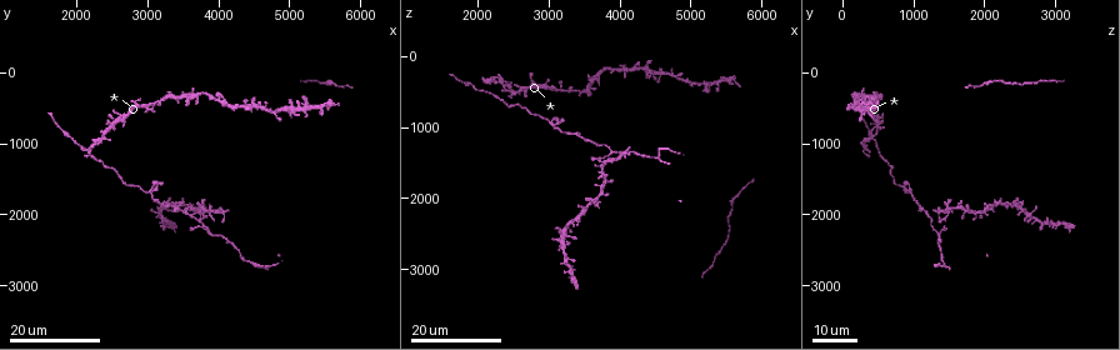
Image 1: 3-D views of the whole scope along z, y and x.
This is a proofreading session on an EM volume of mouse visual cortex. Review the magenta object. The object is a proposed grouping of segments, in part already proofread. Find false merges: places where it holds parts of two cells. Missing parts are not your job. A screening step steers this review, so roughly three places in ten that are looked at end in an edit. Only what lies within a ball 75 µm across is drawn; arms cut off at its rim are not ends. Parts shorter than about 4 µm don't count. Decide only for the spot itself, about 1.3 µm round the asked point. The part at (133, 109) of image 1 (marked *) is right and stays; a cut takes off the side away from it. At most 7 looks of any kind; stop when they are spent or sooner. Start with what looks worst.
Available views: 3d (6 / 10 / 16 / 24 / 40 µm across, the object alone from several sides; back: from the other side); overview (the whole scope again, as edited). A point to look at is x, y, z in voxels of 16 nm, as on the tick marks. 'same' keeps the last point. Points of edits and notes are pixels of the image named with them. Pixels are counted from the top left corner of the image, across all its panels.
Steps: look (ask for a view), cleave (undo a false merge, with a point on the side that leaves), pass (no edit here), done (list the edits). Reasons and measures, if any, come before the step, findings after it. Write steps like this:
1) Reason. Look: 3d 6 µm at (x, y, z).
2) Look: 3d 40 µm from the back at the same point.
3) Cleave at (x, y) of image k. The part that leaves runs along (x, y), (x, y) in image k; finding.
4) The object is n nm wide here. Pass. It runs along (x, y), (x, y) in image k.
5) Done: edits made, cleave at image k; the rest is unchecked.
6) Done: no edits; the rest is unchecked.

Three arms meet. Look: 3d 16 µm at (3900, 2300, 1350).

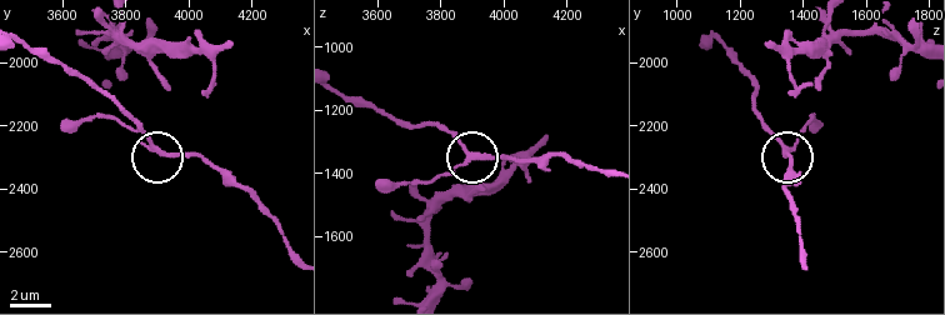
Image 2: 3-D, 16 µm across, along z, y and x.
Closer look. Look: 3d 6 µm at (3880, 2280, 1350).

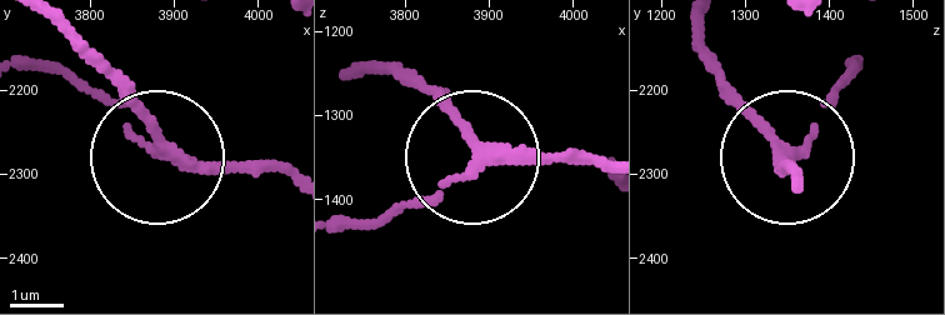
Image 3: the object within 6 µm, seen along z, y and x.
The side arm is 27 µm long; 3 arms meet here. Pass. Continuous, no second cell.

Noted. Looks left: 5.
Look: 3d 24 µm at (4000, 2000, 1350).

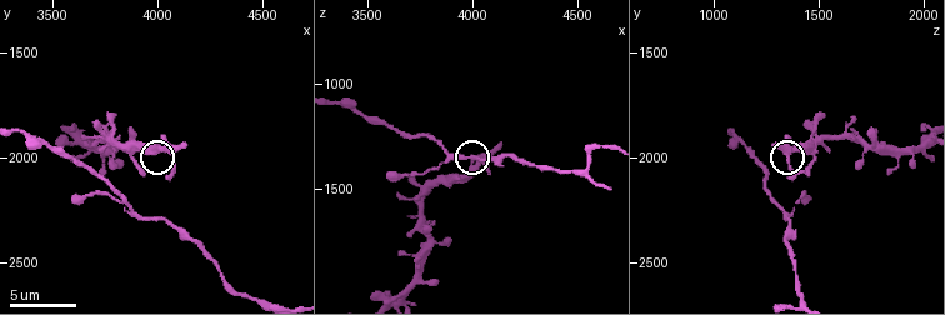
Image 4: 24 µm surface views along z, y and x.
Look: 3d 6 µm at (4030, 1970, 1380).

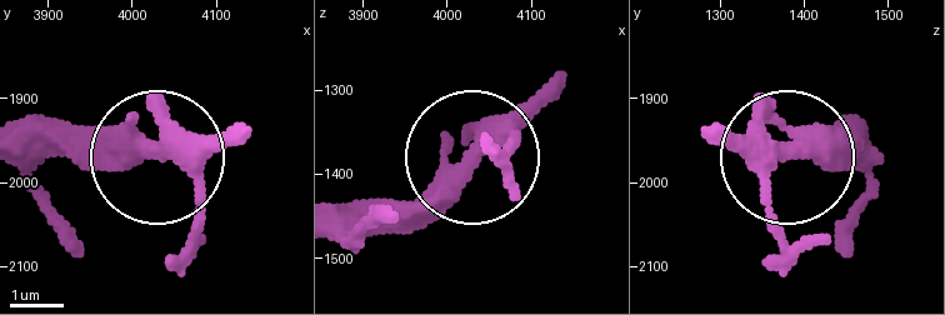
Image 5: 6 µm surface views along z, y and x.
Pass. Continuous, no second cell.

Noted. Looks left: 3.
Look: 3d 16 µm at (3050, 1700, 950).

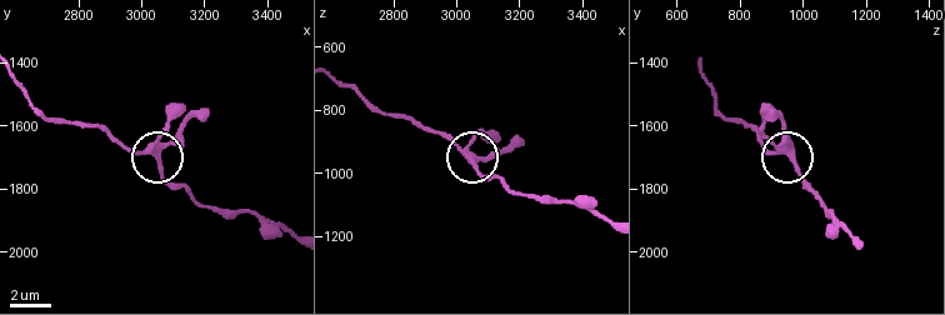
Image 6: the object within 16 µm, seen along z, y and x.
Look: 3d 10 µm at (3050, 1690, 970).

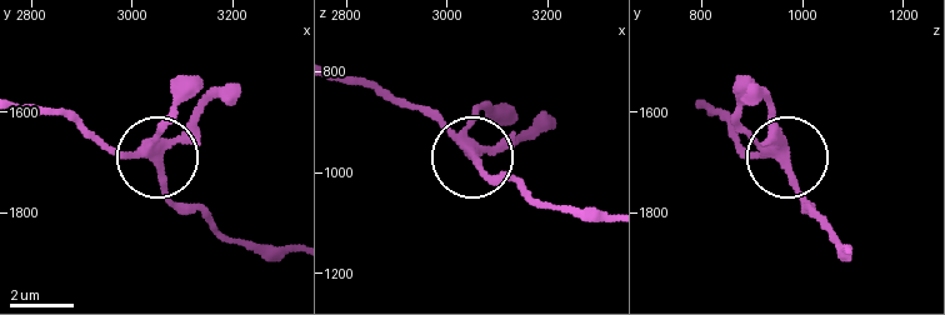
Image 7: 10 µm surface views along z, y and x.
4 arms meet here. Pass. It runs along (23, 110), (55, 110), (111, 148), (158, 153), (214, 96) in image 7; one cell here.

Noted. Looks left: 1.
Sudden change in width. Look: 3d 16 µm at (4210, 2440, 1350).

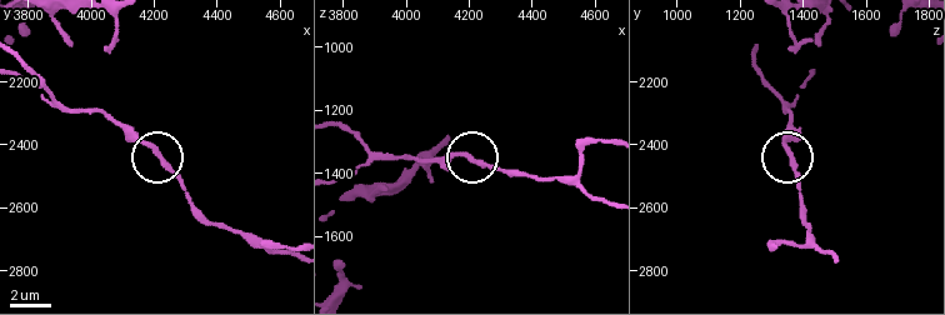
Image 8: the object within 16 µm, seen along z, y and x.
Pass. It runs along (335, 123), (385, 159), (461, 155), (505, 169) in image 8; continuous, no second cell.

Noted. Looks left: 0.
Done: no edits; the rest is unchecked.

